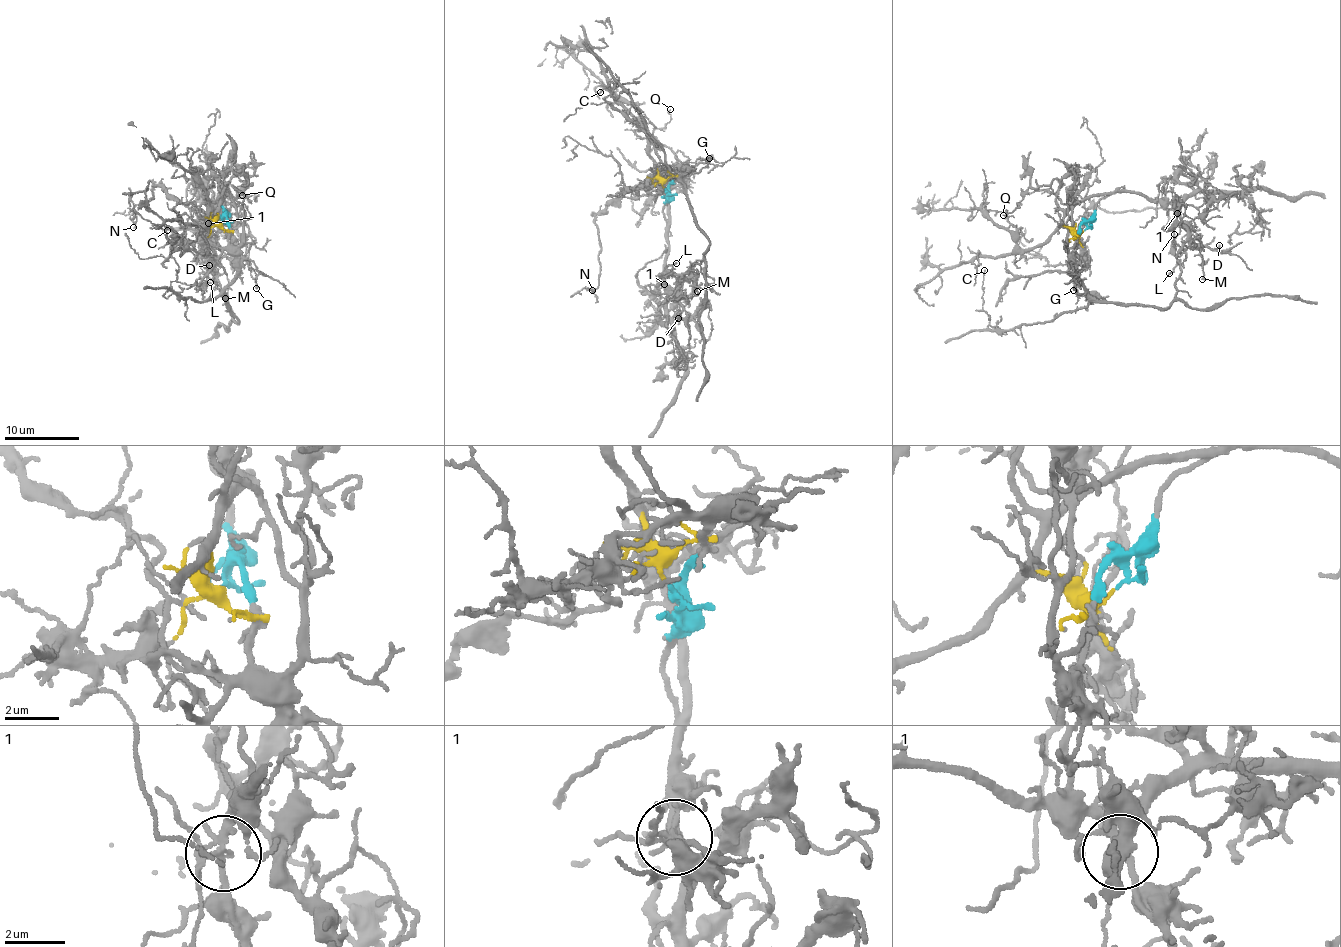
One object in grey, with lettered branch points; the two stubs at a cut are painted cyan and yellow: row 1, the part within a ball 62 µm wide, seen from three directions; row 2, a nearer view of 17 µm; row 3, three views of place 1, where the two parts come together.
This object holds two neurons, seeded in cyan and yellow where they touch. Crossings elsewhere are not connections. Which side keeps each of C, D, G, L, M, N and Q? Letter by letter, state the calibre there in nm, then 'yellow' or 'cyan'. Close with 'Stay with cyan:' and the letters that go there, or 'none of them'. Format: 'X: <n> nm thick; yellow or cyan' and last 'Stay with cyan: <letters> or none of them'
C: 100 nm thick; cyan
D: 120 nm thick; yellow
G: 150 nm thick; cyan
L: 160 nm thick; cyan
M: 140 nm thick; yellow
N: 130 nm thick; cyan
Q: 120 nm thick; yellow
Stay with cyan: C, G, L, N

